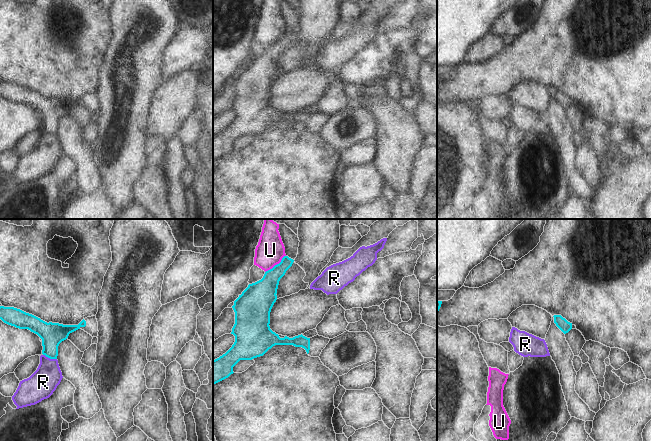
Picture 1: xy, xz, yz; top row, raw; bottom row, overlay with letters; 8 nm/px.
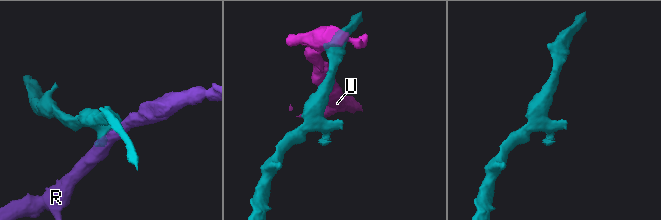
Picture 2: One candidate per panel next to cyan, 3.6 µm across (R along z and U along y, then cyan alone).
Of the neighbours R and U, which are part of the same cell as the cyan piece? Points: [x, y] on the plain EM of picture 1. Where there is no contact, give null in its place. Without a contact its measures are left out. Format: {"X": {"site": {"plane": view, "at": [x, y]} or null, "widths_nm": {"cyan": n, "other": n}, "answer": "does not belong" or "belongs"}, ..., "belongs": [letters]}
{"R": {"site": {"plane": "xy", "at": [50, 134]}, "widths_nm": {"cyan": 190, "other": 220}, "answer": "does not belong"}, "U": {"site": {"plane": "xz", "at": [275, 41]}, "widths_nm": {"cyan": 220, "other": 220}, "answer": "does not belong"}, "belongs": []}

